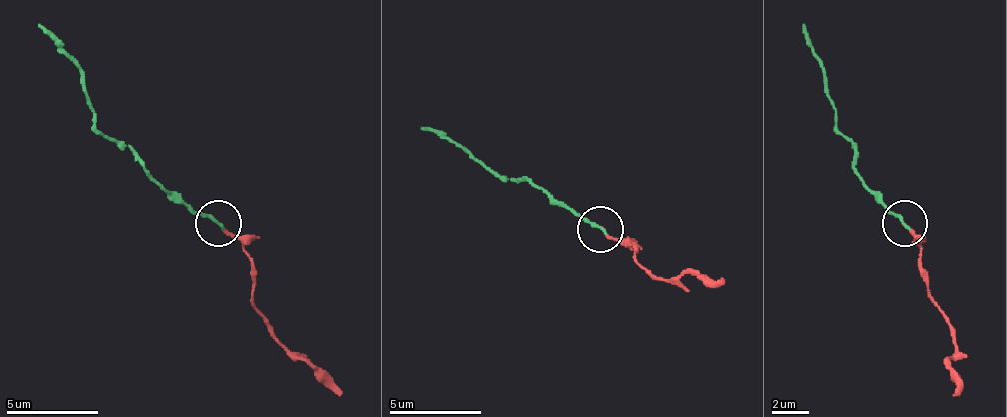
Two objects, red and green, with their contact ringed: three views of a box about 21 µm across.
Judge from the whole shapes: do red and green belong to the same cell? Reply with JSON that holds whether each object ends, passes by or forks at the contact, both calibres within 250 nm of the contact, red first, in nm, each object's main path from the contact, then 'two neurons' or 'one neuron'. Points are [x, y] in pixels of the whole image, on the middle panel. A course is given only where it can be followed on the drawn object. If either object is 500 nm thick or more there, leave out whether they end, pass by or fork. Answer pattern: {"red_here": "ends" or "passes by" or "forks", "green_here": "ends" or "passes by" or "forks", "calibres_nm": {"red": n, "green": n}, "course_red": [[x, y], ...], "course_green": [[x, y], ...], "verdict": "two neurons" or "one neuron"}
{"red_here": "ends", "green_here": "ends", "calibres_nm": {"red": 100, "green": 200}, "course_red": [[601, 230], [633, 244], [633, 253], [652, 276], [679, 281], [698, 272], [725, 285]], "course_green": [[601, 230], [560, 207], [528, 180], [500, 180], [463, 148], [422, 129]], "verdict": "one neuron"}

